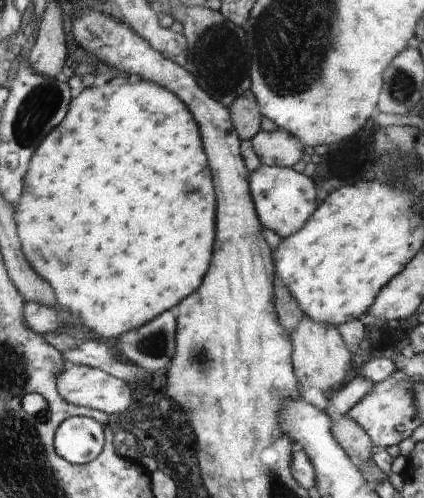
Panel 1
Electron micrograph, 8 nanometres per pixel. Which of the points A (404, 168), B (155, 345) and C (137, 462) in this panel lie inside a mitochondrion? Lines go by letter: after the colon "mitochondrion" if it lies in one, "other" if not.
A: mitochondrion
B: mitochondrion
C: other

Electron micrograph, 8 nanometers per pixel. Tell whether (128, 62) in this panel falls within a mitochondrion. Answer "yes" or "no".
no

